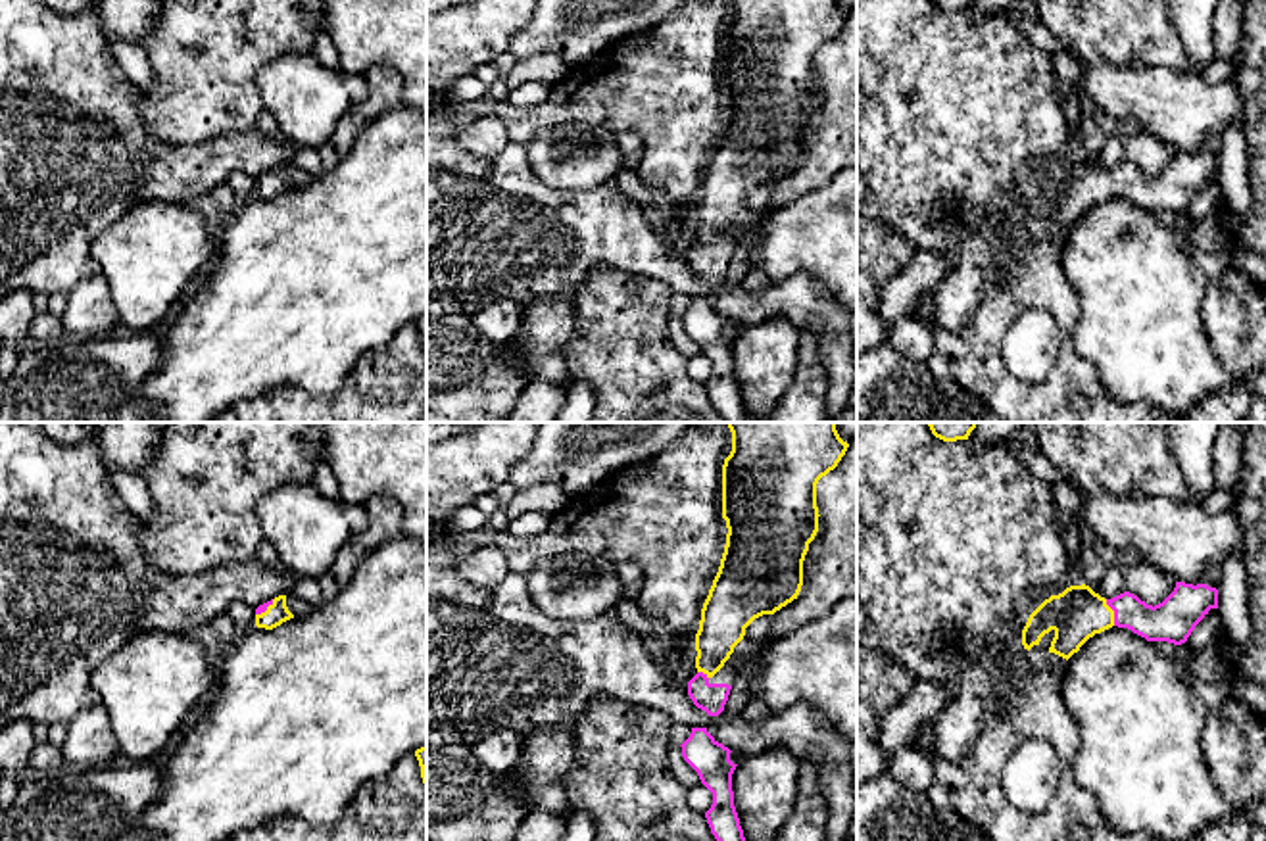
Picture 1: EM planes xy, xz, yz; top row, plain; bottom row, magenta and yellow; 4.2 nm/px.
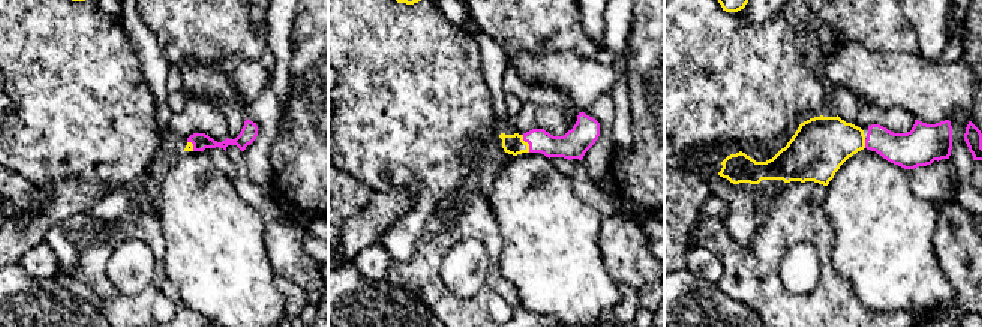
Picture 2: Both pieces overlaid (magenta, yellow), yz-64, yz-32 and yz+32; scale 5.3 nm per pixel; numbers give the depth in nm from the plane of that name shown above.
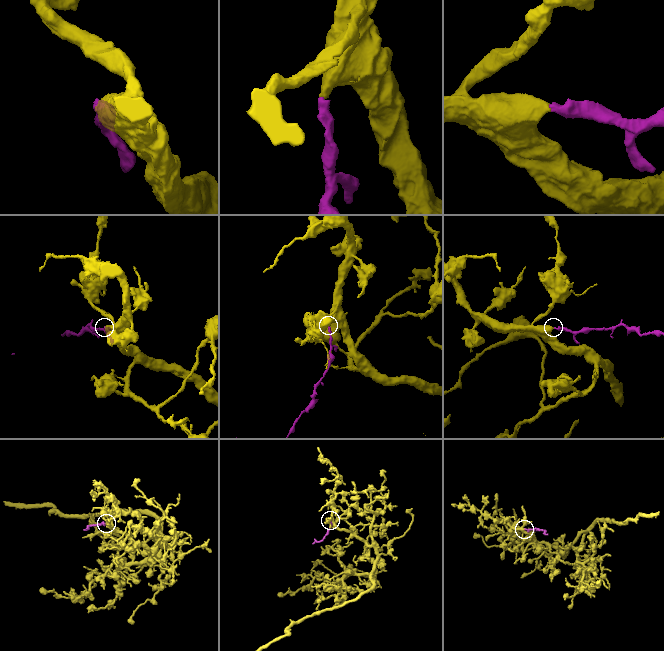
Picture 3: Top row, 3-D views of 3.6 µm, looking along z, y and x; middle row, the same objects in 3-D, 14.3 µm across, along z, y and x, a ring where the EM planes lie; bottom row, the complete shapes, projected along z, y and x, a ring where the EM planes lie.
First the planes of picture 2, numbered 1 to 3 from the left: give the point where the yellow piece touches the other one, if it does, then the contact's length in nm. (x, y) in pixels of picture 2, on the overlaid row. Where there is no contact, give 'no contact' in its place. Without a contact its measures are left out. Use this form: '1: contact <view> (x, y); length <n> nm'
1: contact yz-64 (194, 146); length 70 nm
2: contact yz-32 (528, 143); length 100 nm
3: contact yz+32 (865, 144); length 50 nm

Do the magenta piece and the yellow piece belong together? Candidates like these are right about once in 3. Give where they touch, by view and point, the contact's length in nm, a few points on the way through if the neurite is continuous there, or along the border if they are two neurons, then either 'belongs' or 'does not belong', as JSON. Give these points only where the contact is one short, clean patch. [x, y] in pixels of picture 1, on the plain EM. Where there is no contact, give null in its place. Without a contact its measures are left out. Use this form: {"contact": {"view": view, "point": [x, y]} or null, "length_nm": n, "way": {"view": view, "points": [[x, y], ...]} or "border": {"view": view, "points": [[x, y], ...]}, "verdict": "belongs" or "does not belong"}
{"contact": {"view": "yz", "point": [1115, 183]}, "length_nm": 120, "way": {"view": "yz", "points": [[1174, 189], [1115, 183], [1078, 183]]}, "verdict": "belongs"}

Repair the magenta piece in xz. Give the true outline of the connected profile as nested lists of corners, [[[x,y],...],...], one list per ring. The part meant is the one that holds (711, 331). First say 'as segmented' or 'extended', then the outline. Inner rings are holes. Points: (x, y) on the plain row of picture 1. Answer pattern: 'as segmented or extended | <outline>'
as segmented | [[[692,298],[690,307],[680,317],[684,330],[713,363],[713,374],[705,388],[722,420],[753,422],[743,407],[734,376],[732,344],[738,334],[730,330],[732,321],[718,313],[707,298]]]

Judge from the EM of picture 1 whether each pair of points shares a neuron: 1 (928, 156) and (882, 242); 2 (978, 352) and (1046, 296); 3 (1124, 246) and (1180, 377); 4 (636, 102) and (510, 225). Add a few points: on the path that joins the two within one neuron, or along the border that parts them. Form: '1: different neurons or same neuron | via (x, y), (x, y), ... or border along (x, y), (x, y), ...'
1: different neurons | border along (876, 217), (892, 225), (915, 250)
2: same neuron | via (984, 333), (1021, 296), (1026, 296)
3: same neuron | via (1130, 279), (1140, 294), (1140, 323), (1149, 344)
4: same neuron | via (567, 104), (471, 110), (450, 156)

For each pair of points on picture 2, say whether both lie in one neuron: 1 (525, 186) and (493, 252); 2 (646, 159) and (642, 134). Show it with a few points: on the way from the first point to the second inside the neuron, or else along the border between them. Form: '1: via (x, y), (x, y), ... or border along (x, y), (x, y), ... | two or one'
1: border along (488, 204), (501, 239), (501, 273) | two
2: via (646, 153), (646, 140) | one

